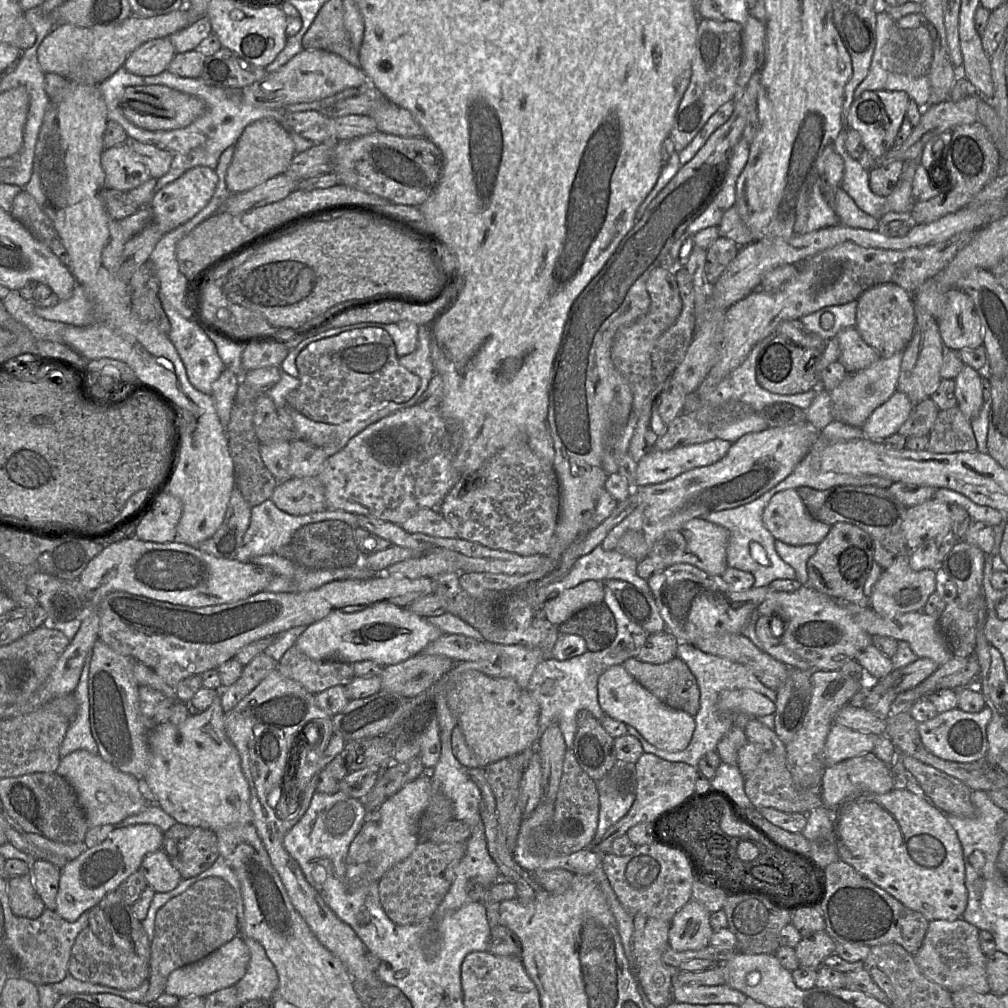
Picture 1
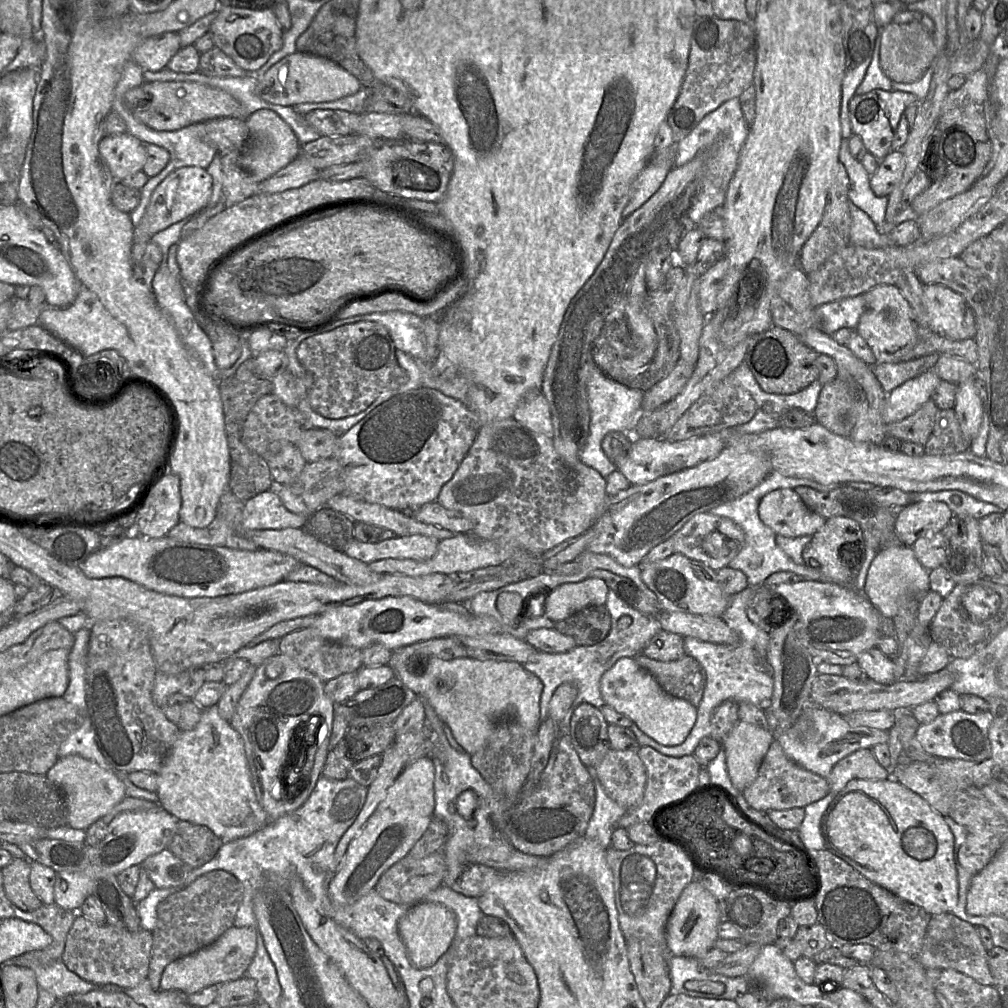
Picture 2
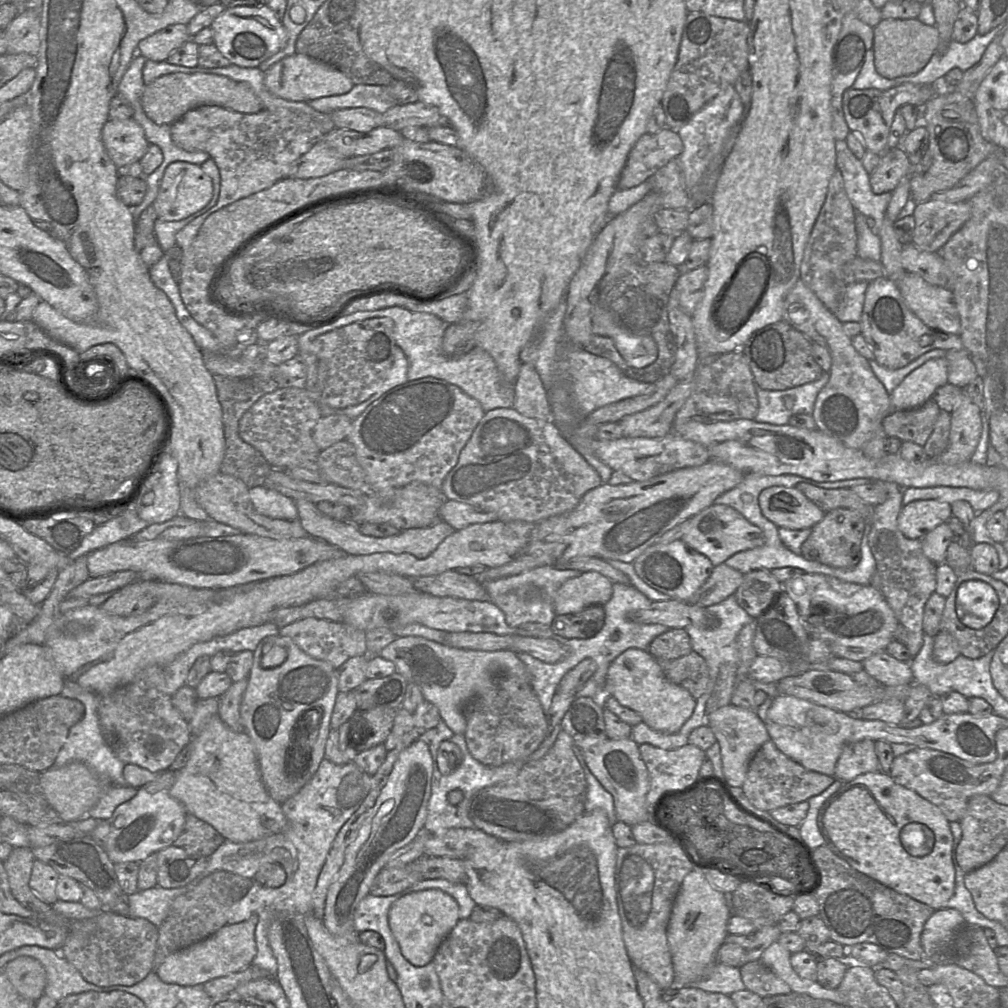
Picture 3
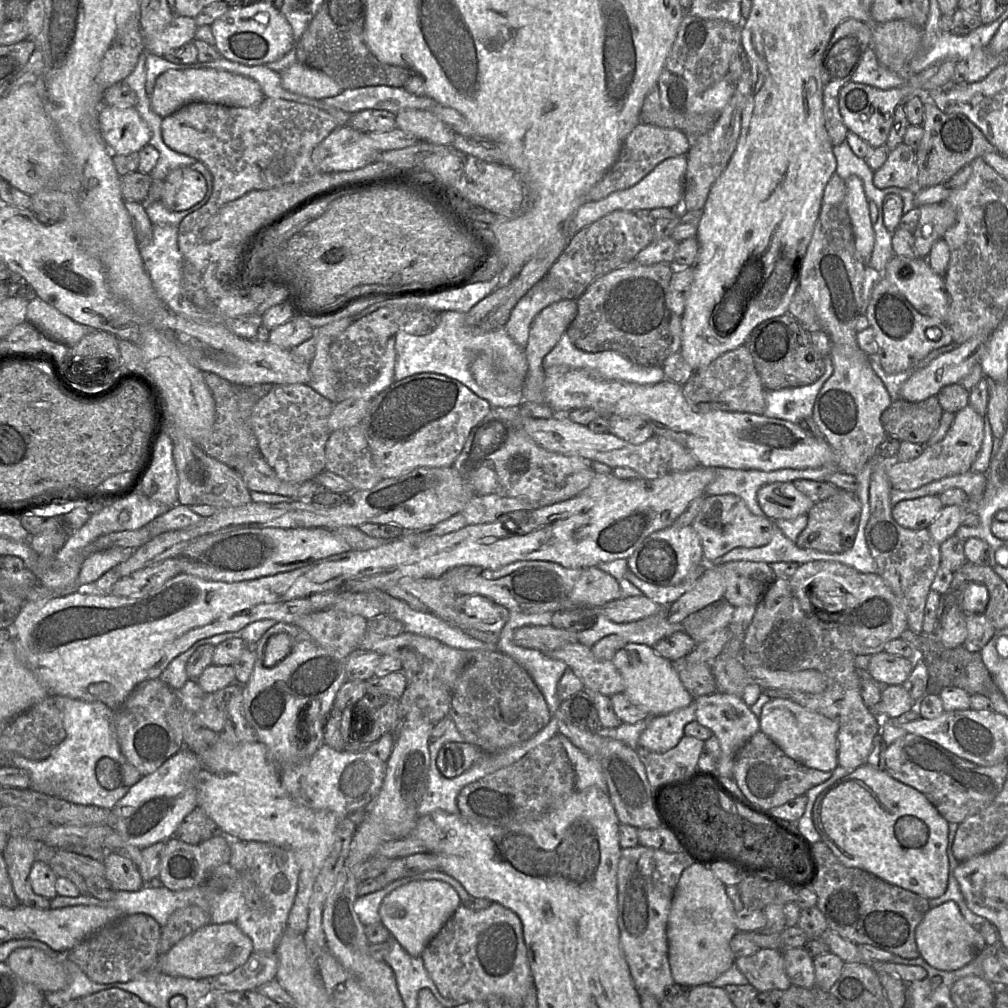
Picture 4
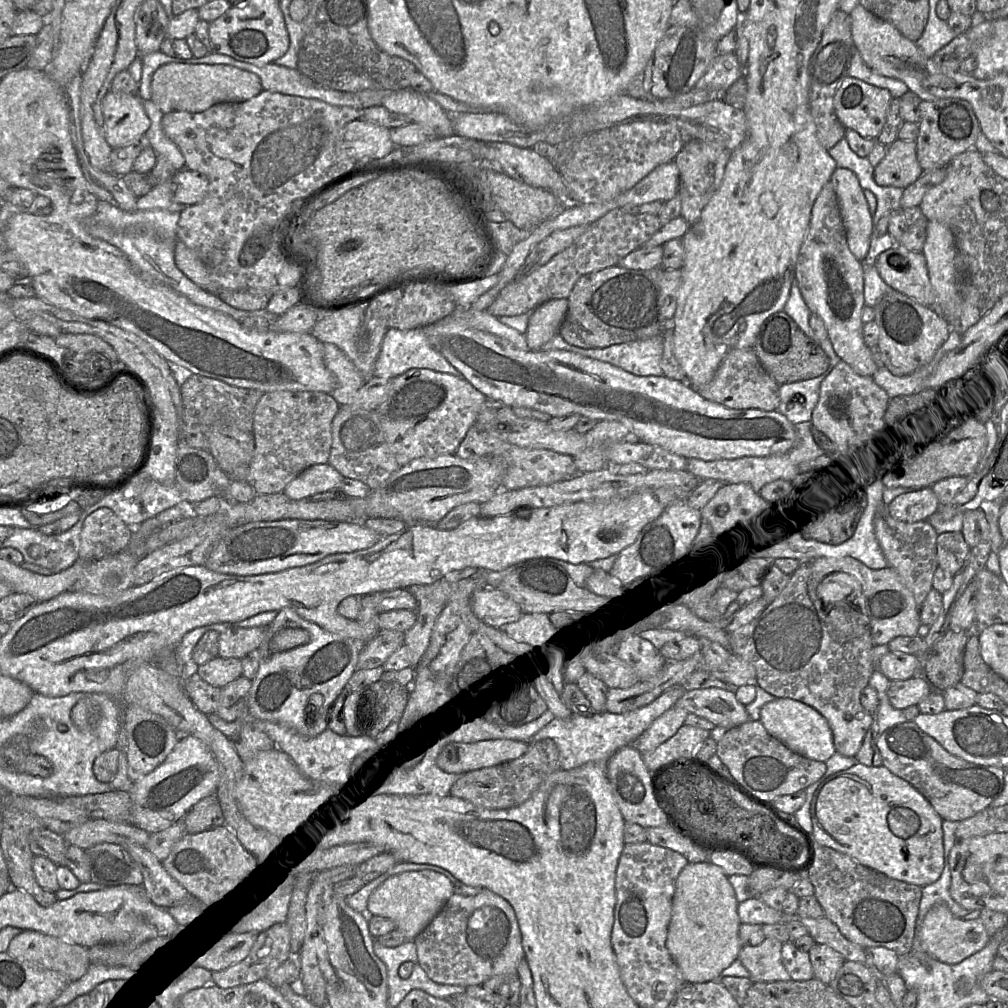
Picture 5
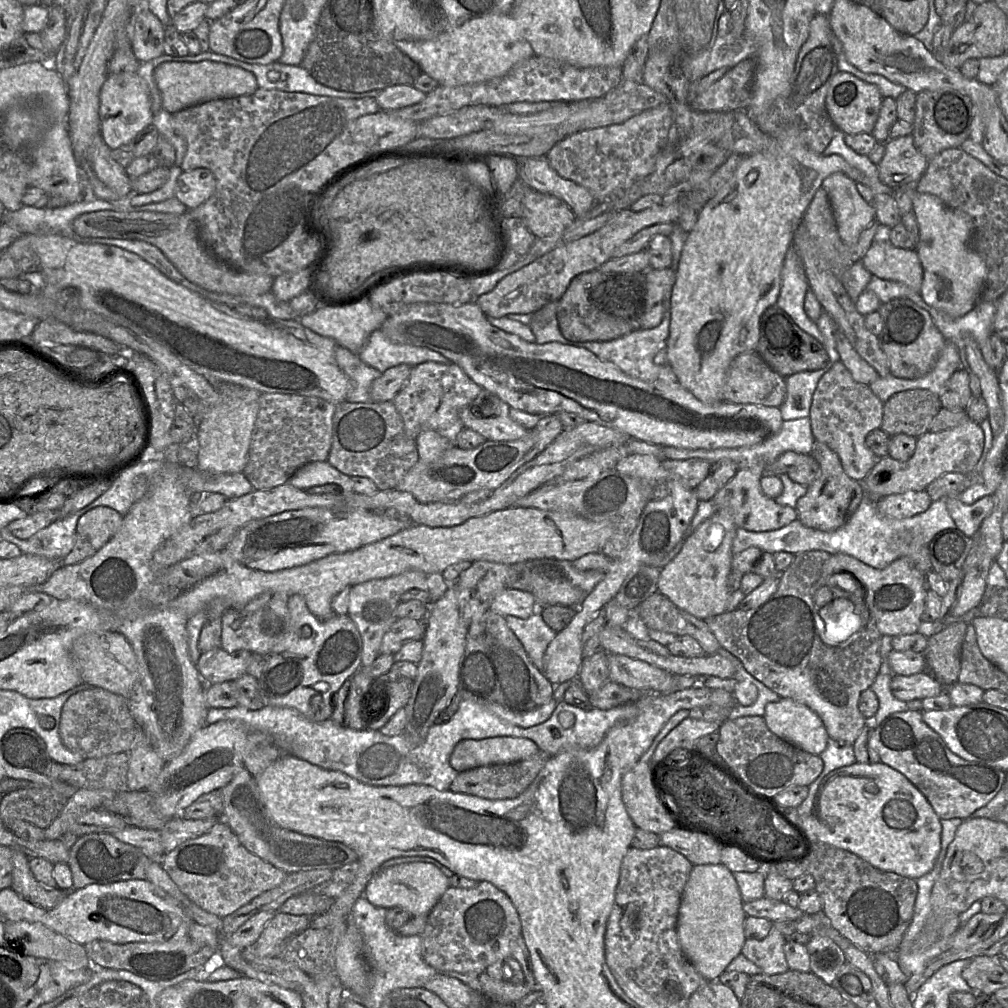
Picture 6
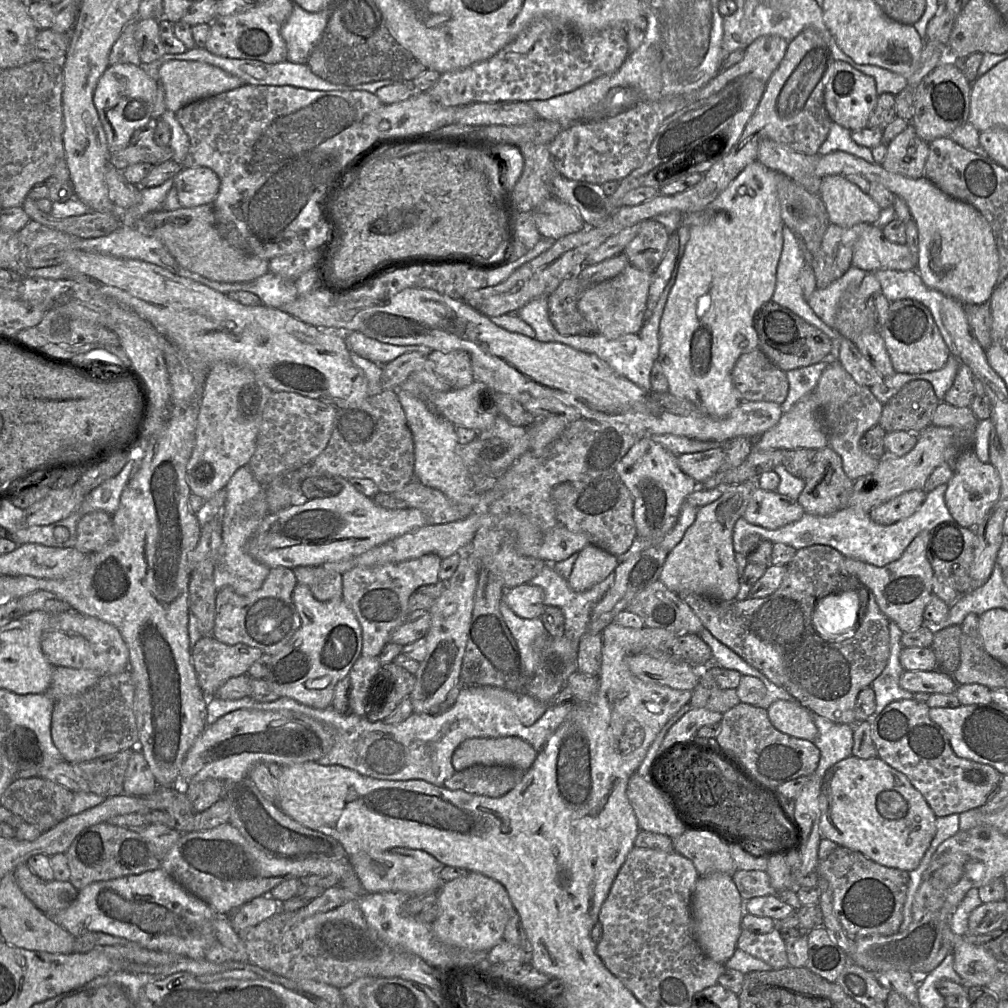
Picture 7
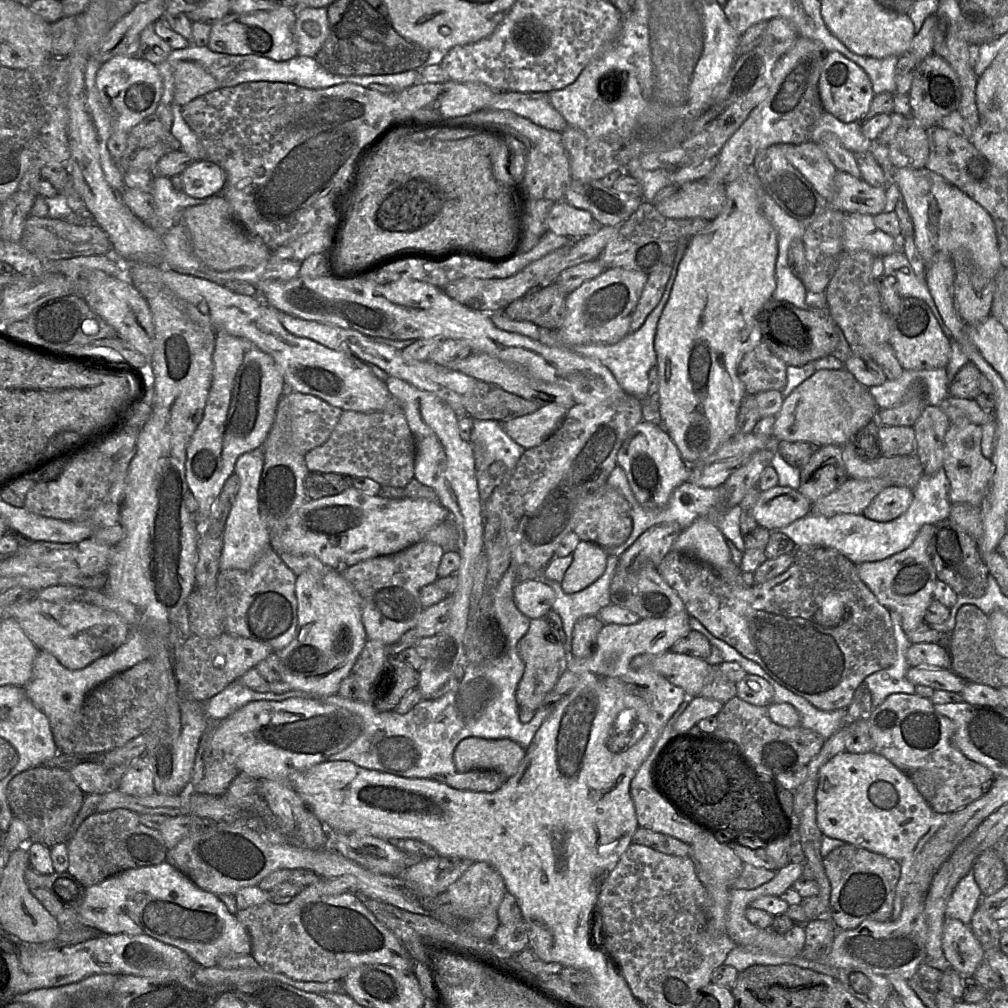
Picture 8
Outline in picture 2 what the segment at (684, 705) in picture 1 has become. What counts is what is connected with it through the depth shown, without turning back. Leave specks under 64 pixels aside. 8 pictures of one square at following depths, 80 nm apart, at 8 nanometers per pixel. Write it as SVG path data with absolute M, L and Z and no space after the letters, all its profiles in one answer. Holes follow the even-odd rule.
M639 654L634 659L641 668L648 671L655 678L667 694L684 699L698 708L705 688L705 672L695 658L684 654L677 660L662 662Z

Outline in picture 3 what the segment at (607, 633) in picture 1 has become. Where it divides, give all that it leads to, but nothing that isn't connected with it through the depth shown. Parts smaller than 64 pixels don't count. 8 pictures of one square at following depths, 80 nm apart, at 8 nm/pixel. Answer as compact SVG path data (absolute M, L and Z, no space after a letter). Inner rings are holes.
M591 606L573 614L556 615L551 630L566 640L587 639L595 636L603 627L605 612L602 606Z

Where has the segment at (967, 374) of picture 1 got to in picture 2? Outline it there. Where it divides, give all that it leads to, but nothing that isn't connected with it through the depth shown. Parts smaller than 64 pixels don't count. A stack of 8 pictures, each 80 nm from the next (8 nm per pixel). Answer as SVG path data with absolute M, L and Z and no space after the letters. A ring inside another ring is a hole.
M975 377L958 384L954 406L961 431L970 441L977 435L984 413L974 382Z

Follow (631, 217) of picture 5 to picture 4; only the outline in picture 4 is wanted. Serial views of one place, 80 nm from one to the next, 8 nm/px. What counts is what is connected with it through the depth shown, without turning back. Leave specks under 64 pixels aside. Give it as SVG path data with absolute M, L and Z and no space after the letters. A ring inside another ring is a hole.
M615 210L582 228L571 238L547 274L514 306L505 325L508 334L525 350L531 323L544 307L561 299L577 300L596 278L633 261L653 241L654 225L631 211Z

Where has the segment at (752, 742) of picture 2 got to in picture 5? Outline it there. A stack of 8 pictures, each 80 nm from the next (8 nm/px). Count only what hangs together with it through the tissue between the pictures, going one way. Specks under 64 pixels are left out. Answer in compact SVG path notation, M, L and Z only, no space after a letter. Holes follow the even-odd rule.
M719 688L689 690L677 700L674 706L726 729L750 720L746 706L736 699L733 690Z

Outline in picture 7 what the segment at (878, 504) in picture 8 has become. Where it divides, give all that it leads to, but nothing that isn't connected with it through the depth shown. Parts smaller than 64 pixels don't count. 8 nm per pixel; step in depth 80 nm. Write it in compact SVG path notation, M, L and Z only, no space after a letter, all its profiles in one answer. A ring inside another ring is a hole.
M923 490L908 491L873 507L869 516L878 524L891 525L914 514L925 498Z

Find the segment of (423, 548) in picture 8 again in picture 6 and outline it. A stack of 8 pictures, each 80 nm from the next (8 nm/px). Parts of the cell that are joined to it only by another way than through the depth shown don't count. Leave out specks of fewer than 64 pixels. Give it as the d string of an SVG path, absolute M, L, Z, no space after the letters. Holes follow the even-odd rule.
M411 570L396 576L370 580L349 588L348 615L356 624L361 635L361 665L371 665L380 654L383 636L397 620L395 611L400 603L401 595L412 589L426 591L430 596L427 609L446 593L449 584L445 582L441 573L424 573Z

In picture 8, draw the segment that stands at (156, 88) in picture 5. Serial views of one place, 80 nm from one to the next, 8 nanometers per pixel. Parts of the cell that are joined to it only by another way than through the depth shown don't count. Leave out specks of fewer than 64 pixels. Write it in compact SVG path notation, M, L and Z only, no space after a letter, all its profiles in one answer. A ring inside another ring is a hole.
M177 61L173 64L173 101L181 106L198 96L221 88L221 83L199 65L191 61Z

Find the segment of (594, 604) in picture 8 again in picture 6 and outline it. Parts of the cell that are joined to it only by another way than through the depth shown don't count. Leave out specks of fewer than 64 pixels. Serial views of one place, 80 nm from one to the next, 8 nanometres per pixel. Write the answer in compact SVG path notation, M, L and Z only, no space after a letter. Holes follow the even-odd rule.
M534 559L512 566L517 570L517 580L510 588L531 593L540 609L561 605L577 611L596 587L594 585L589 591L576 588L562 566L553 559Z

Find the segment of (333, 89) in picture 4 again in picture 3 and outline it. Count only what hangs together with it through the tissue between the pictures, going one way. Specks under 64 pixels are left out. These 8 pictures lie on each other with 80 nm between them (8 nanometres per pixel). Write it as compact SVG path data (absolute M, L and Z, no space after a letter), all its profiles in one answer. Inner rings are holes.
M299 53L287 56L271 66L265 72L264 84L267 90L277 97L304 102L346 94L354 86L351 79L340 70Z

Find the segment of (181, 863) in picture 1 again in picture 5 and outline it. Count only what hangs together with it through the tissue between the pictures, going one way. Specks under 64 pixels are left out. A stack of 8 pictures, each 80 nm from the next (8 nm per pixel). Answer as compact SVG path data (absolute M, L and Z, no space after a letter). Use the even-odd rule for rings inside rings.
M214 794L201 799L182 818L187 834L222 826L223 822L223 814Z

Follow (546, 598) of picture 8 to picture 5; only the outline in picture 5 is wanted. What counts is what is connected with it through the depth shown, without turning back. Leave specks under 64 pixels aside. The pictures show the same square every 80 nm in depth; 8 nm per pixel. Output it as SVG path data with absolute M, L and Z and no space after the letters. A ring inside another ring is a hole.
M497 588L476 591L471 599L473 614L484 624L502 629L523 615L520 606Z

